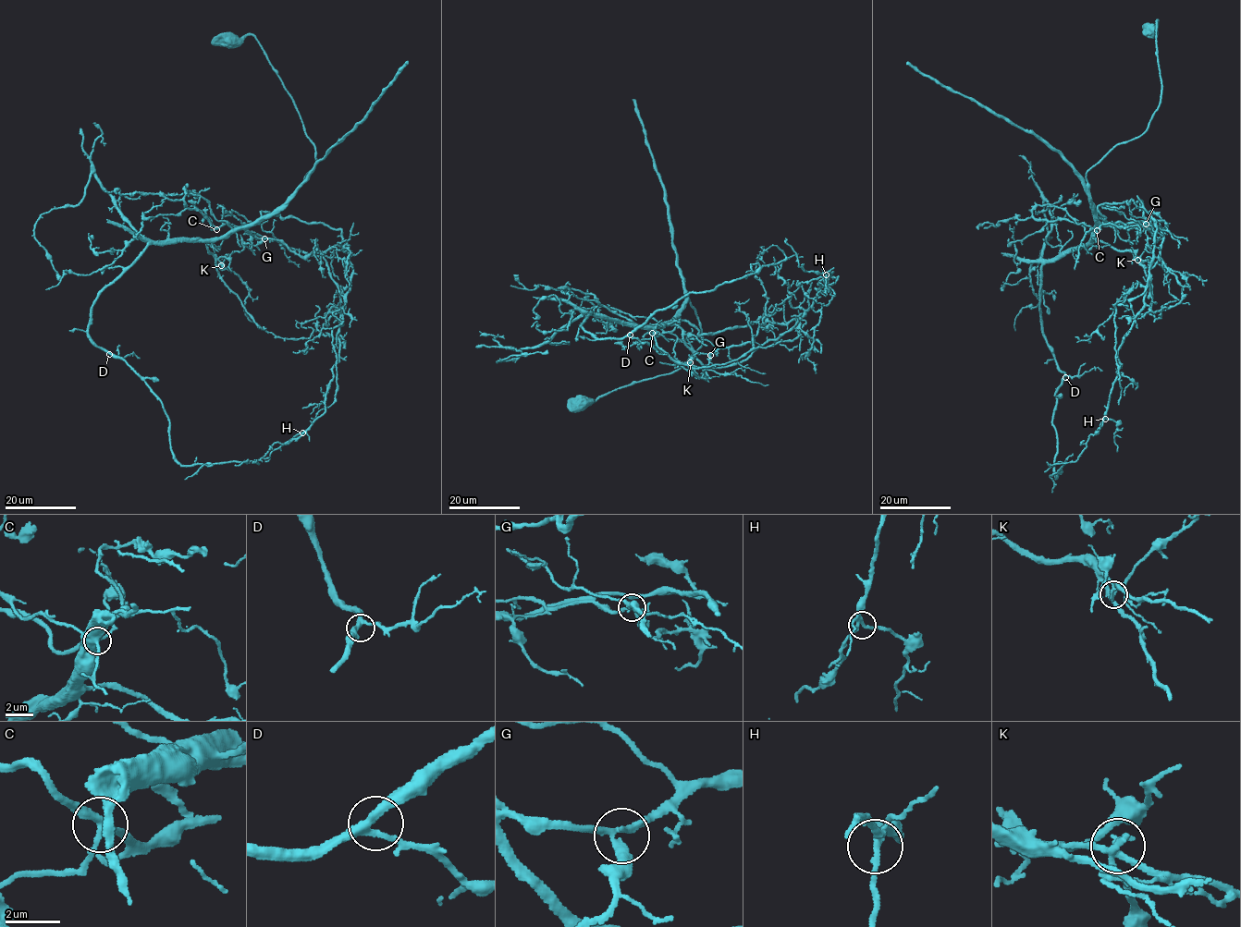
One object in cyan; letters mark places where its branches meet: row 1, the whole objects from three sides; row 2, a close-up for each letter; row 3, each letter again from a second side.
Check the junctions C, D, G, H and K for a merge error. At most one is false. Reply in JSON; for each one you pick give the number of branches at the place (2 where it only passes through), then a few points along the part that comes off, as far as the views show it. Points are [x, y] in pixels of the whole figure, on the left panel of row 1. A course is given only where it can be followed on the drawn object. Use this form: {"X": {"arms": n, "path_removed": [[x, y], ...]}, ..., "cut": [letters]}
{"K": {"arms": 5, "path_removed": [[221, 266], [265, 238], [304, 256], [346, 248], [352, 266], [325, 411], [257, 459]]}, "cut": ["K"]}

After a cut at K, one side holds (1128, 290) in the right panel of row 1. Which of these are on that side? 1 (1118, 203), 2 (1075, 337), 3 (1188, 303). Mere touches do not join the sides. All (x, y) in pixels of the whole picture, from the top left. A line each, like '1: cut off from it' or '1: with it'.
1: with it
2: with it
3: cut off from it

